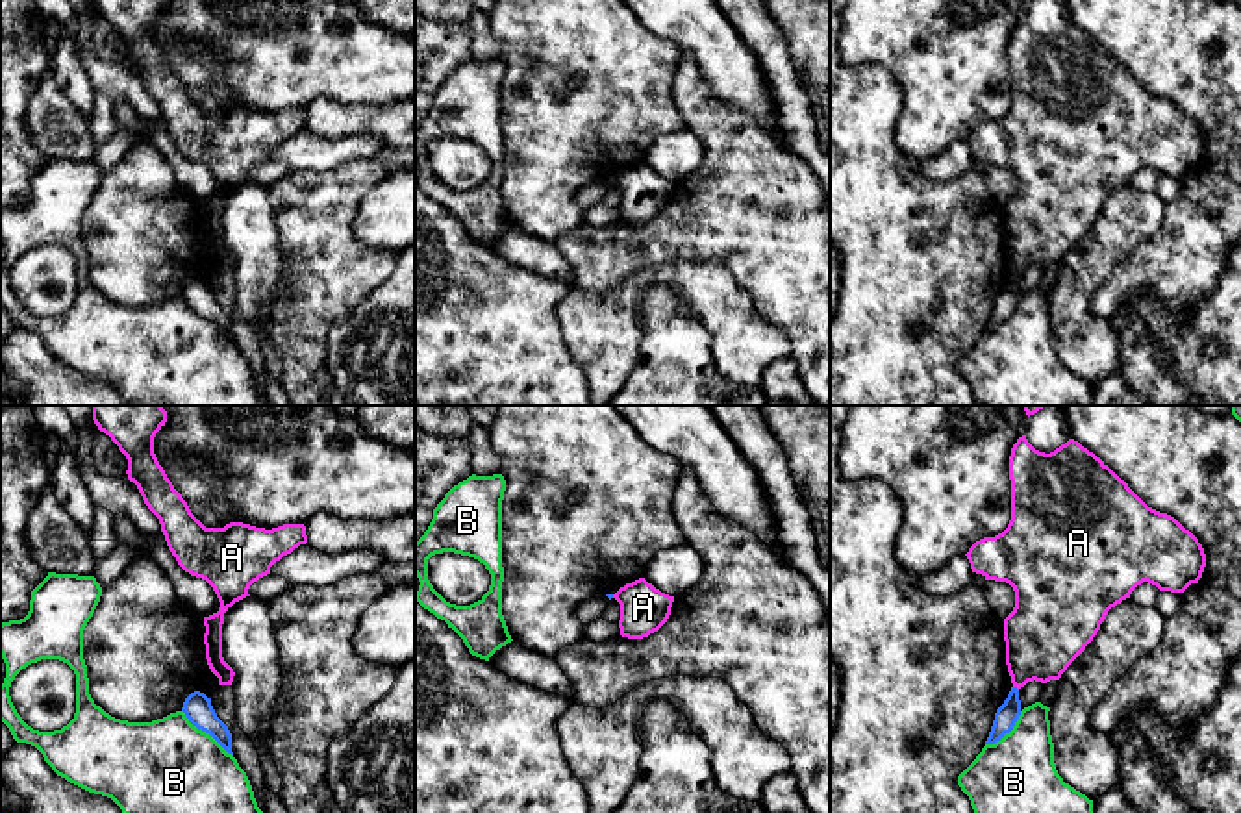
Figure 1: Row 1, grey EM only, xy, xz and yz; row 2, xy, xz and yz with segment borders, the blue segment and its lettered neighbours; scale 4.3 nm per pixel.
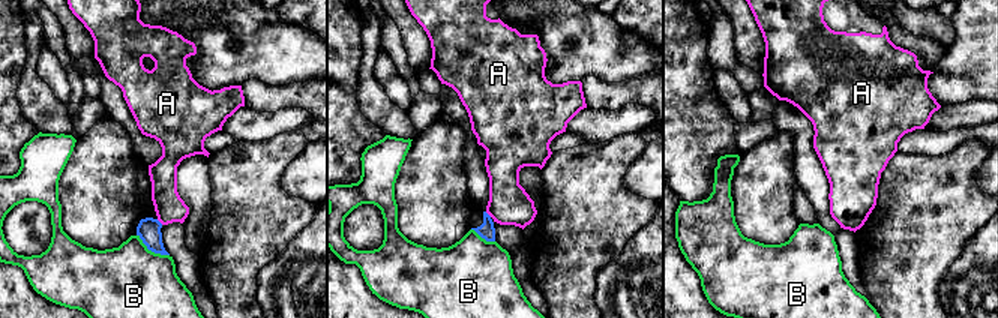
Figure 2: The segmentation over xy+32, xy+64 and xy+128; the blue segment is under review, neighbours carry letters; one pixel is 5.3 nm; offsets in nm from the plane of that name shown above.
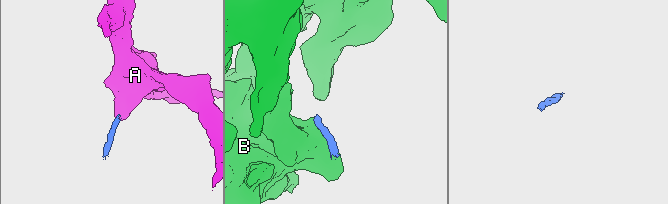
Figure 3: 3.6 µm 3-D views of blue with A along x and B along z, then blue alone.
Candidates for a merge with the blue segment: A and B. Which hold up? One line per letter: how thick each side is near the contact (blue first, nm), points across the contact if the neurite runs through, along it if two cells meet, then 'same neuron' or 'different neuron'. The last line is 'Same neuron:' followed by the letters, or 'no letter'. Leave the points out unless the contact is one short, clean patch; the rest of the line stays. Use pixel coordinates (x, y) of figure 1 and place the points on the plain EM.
A: calibres 100 and 320 nm; border yz (1014, 271), (1017, 275); different neuron
B: calibres 120 and 500 nm; different neuron
Same neuron: no letter

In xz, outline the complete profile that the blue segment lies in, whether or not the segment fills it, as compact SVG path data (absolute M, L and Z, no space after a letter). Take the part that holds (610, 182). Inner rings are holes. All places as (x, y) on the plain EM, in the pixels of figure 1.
M595 180L593 183L585 185L578 194L578 204L582 209L589 209L596 204L602 204L604 194L608 193L613 180Z

